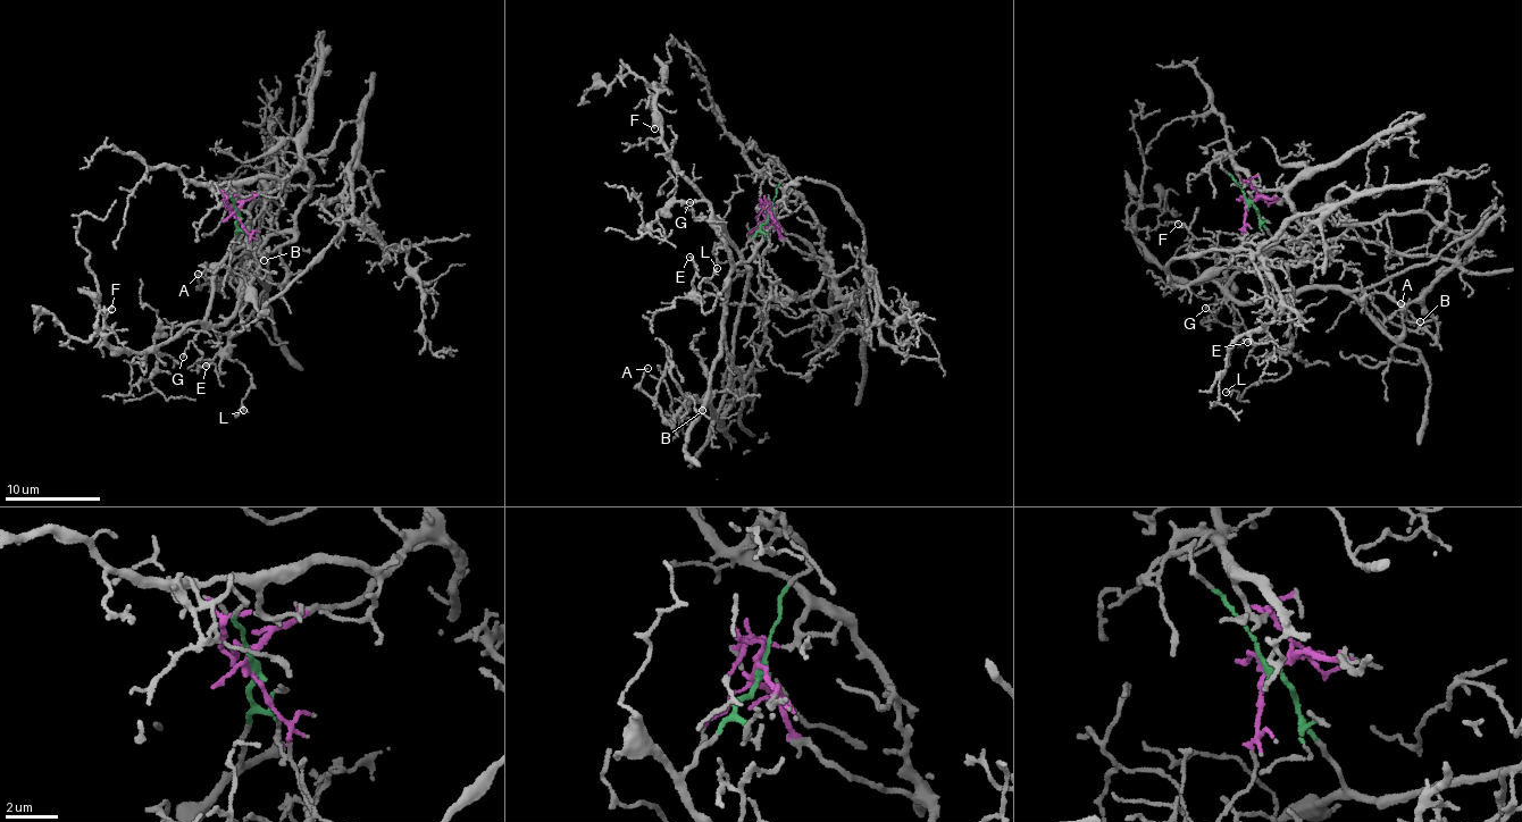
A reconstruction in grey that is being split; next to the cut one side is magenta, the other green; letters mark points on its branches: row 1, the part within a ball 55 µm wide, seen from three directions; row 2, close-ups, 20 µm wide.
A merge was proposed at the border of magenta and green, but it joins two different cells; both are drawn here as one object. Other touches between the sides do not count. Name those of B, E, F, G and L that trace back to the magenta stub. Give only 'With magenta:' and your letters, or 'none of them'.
With magenta: B

